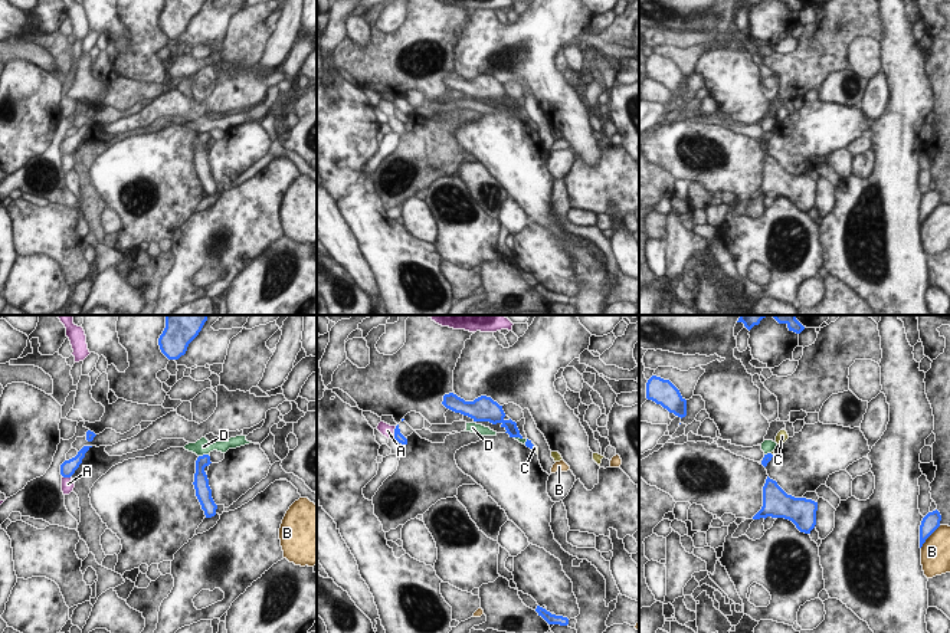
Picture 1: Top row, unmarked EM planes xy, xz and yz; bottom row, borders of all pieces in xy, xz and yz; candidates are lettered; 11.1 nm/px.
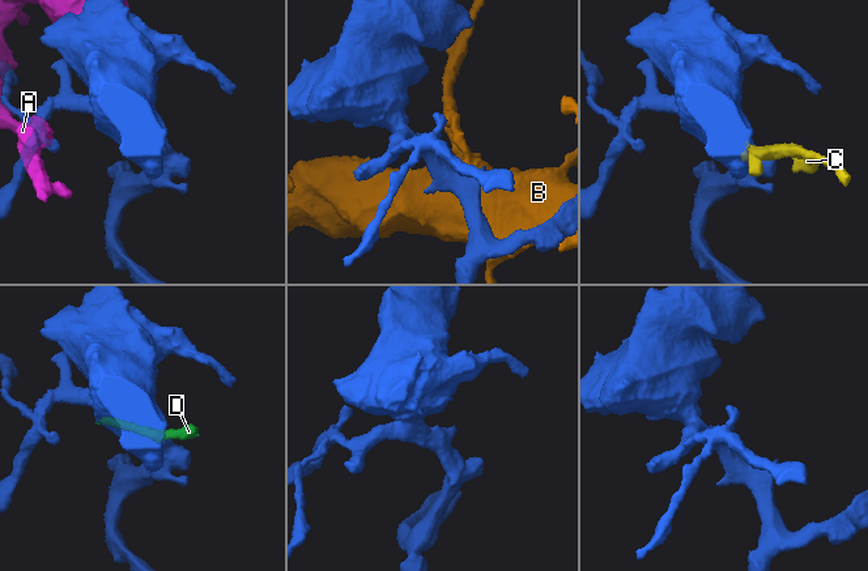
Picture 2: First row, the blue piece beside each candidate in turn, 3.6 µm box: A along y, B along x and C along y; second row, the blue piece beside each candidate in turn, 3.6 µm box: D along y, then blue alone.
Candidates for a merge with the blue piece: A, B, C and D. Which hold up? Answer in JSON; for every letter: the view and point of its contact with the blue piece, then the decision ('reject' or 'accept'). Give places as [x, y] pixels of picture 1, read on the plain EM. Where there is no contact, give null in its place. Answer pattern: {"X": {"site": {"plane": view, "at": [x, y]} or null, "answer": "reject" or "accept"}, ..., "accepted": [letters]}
{"A": {"site": {"plane": "xz", "at": [395, 110]}, "answer": "reject"}, "B": {"site": {"plane": "yz", "at": [929, 213]}, "answer": "reject"}, "C": {"site": {"plane": "xz", "at": [533, 123]}, "answer": "accept"}, "D": {"site": {"plane": "xy", "at": [203, 133]}, "answer": "reject"}, "accepted": ["C"]}

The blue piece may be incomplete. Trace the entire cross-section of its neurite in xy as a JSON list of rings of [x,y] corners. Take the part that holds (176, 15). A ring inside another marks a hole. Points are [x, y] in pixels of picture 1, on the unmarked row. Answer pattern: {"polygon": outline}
{"polygon": [[[166,0],[158,16],[161,30],[168,37],[178,37],[186,32],[189,22],[199,13],[204,0]]]}

